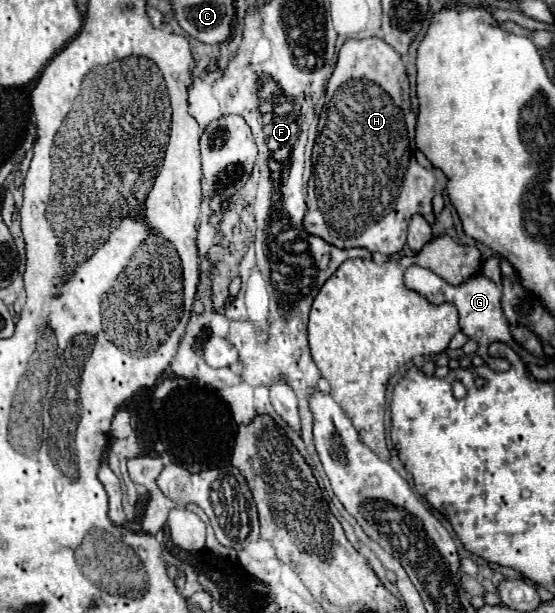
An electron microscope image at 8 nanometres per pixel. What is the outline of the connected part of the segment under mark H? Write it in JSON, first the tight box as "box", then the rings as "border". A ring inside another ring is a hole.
{"box":[304,37,446,255],"border":[[[370,37],[370,39],[362,39],[362,41],[356,41],[356,39],[348,39],[340,53],[338,53],[338,63],[336,63],[336,69],[328,81],[328,87],[326,87],[326,105],[324,105],[324,111],[320,115],[320,125],[318,125],[318,137],[316,137],[316,143],[314,143],[314,151],[312,151],[312,177],[308,181],[308,211],[306,211],[306,217],[304,217],[304,229],[310,233],[310,235],[316,235],[320,239],[324,239],[326,243],[334,245],[334,247],[340,247],[340,249],[350,249],[350,247],[364,247],[368,251],[380,251],[384,255],[394,255],[398,253],[404,243],[406,243],[406,229],[408,229],[408,223],[412,219],[412,215],[420,214],[426,218],[432,225],[435,220],[435,214],[432,208],[432,199],[436,193],[442,193],[446,189],[446,175],[440,171],[440,169],[424,169],[418,161],[416,161],[416,145],[414,145],[414,125],[416,125],[416,115],[410,107],[410,95],[408,95],[408,77],[406,77],[406,69],[404,69],[404,63],[402,63],[402,57],[388,45],[384,43],[384,39],[380,37]]]}

